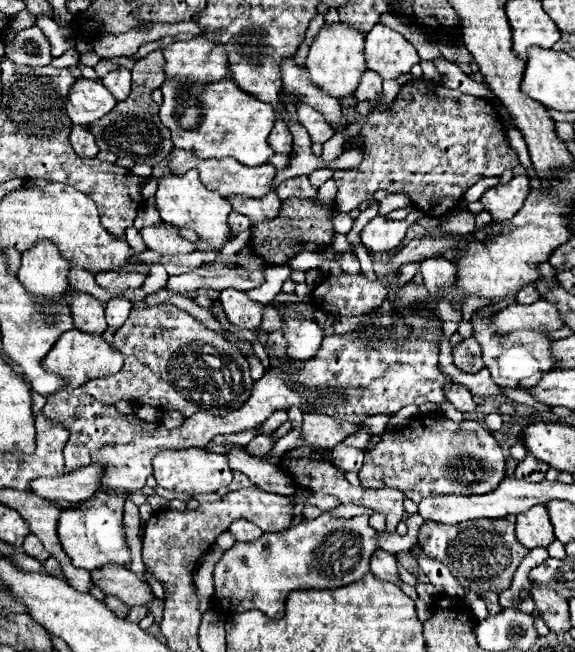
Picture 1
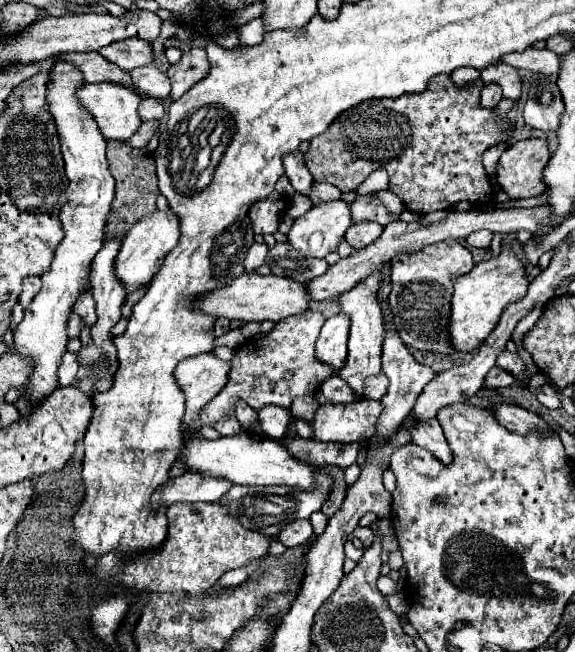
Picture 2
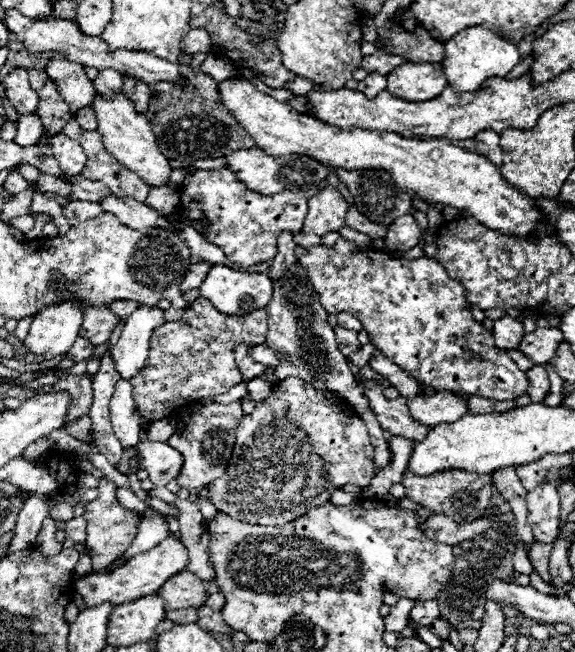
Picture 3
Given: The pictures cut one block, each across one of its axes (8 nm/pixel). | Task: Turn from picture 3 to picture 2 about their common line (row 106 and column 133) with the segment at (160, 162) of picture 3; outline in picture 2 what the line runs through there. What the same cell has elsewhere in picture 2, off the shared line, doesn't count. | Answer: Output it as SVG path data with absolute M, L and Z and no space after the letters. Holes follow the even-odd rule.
M100 82L100 84L84 84L76 96L80 98L82 106L94 116L94 120L100 126L100 132L106 140L122 140L126 142L142 124L140 116L138 116L138 104L140 104L140 96L120 84L110 84L110 82Z

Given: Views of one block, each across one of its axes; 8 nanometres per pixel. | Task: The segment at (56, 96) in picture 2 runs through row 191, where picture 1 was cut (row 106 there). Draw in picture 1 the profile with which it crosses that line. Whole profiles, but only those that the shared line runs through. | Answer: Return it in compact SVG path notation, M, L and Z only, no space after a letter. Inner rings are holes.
M80 78L70 88L66 110L74 124L90 126L96 120L104 118L116 106L116 98L108 92L102 82Z

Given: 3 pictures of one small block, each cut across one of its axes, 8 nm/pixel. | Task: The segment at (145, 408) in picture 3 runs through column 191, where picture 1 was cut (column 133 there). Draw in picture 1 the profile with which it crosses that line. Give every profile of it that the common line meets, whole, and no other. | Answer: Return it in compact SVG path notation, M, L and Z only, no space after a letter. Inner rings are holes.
M134 302L128 320L116 330L112 346L124 354L122 370L82 386L88 396L96 396L104 404L128 400L136 406L150 404L160 410L178 410L184 418L196 412L224 416L242 408L252 394L254 382L248 360L228 340L224 342L224 336L208 330L172 304L146 306L144 302Z

